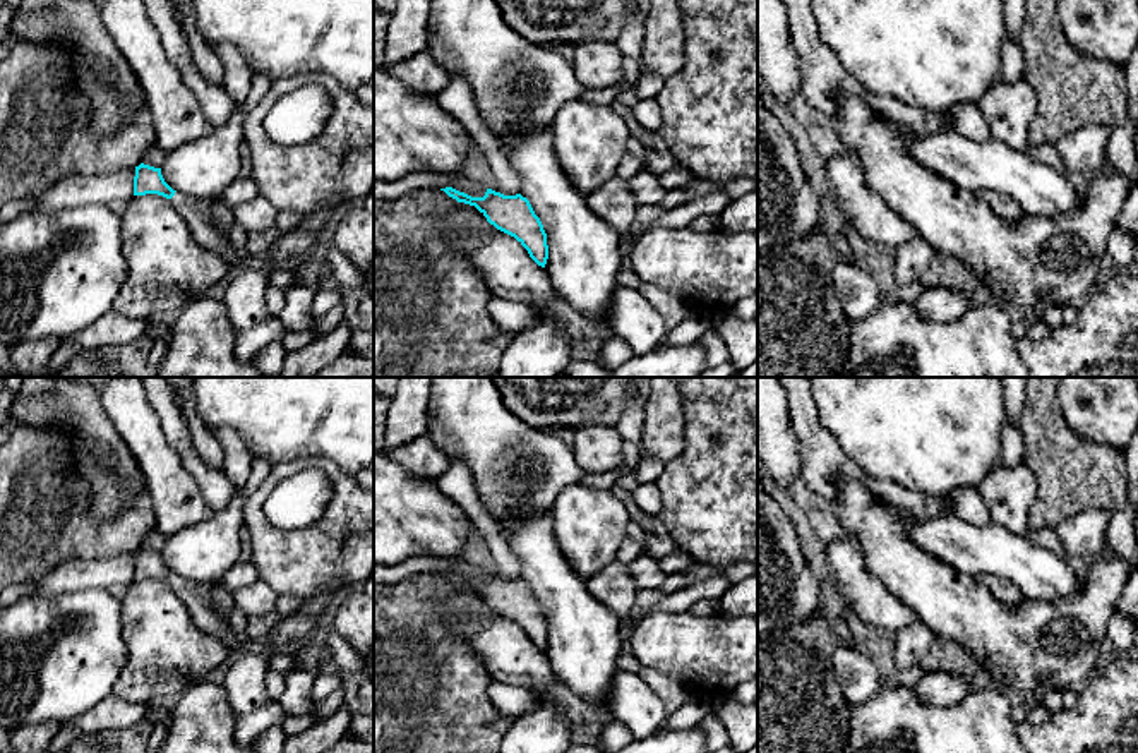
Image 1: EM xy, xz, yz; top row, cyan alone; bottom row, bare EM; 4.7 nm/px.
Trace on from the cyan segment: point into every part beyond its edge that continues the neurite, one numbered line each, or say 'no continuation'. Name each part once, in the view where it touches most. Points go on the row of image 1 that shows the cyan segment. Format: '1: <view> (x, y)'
1: xy (197, 213)

